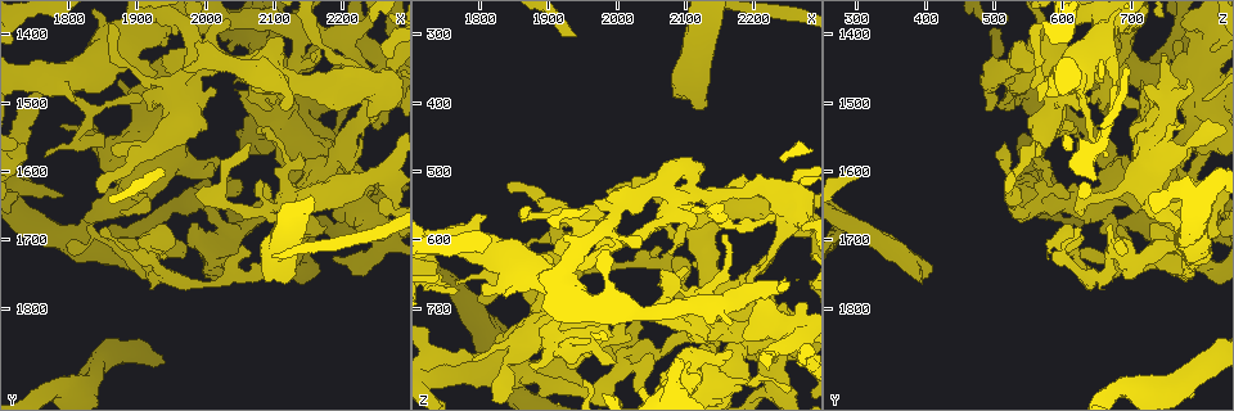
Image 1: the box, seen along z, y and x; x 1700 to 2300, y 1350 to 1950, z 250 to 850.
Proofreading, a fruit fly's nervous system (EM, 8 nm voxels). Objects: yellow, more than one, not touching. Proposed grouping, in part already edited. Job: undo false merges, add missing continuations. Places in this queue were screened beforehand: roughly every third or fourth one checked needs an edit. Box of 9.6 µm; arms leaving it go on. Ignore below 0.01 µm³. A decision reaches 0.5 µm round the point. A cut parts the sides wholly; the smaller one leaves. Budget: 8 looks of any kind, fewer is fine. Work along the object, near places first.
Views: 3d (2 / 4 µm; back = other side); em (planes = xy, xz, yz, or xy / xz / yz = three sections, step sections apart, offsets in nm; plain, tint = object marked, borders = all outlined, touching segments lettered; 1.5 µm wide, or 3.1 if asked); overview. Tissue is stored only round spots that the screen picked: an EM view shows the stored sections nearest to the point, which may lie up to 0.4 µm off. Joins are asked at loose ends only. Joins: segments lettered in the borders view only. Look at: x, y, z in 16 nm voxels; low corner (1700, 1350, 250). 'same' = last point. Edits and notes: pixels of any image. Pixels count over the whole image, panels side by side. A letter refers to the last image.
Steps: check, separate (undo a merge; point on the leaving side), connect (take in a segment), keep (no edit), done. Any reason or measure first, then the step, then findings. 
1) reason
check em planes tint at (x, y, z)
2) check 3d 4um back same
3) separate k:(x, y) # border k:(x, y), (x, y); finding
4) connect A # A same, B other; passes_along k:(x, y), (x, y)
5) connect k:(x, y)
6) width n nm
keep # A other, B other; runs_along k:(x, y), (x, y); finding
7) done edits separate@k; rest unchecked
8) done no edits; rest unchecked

thick turns thin
check 3d 2um back at (1915, 1725, 605)

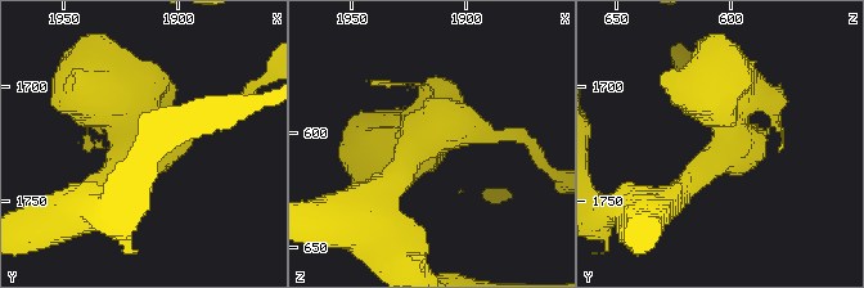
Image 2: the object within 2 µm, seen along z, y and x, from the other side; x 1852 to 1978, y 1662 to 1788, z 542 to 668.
check em planes tint at (1918, 1722, 599)

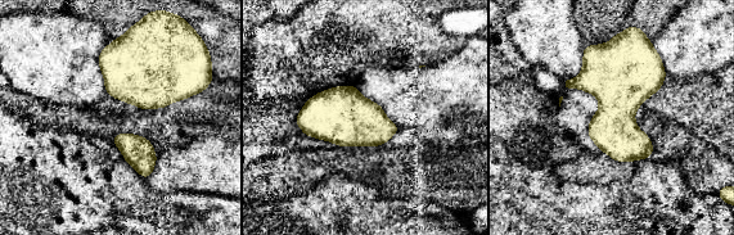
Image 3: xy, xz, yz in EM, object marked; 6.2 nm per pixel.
what lies round it
check em planes borders same

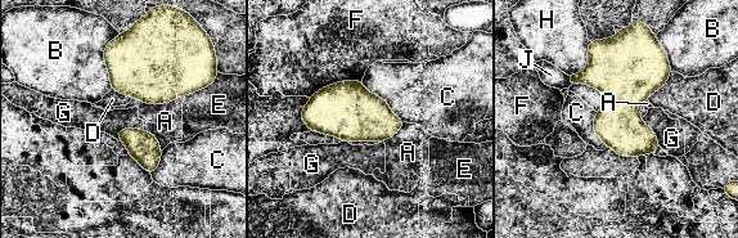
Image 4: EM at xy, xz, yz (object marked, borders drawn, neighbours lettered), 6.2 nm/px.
keep # A other, B other, C other, D other, E other, F other, G other, H other, J other; border 4:(120, 34), (103, 52), (111, 88); all the same neuron

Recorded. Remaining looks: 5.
branch stops here
check em planes borders at (1800, 1705, 690)

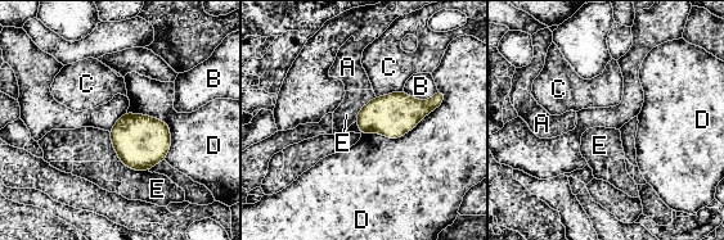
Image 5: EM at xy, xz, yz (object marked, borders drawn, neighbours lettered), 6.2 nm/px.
width 240 nm
keep # A other, B other, C other, D other, E other; none of them fits

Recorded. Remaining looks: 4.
branch stops here
check em yz step 4 borders at (2085, 1755, 390)

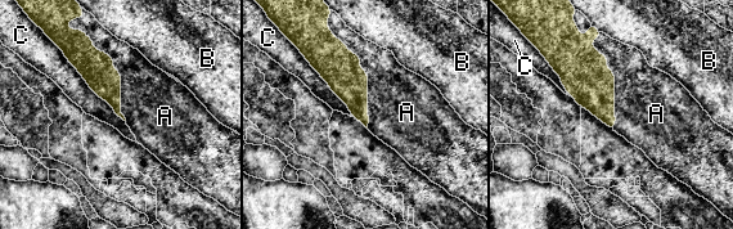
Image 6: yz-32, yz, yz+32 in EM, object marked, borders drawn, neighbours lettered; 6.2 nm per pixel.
cut it another way
check em xz step 8 borders same

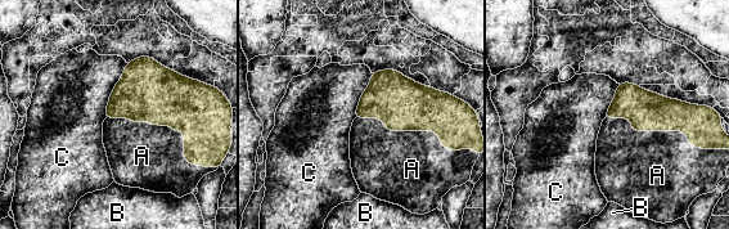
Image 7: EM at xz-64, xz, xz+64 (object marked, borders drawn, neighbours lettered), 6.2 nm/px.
connect A # A same, B other, C other; passes_along 7:(149, 91), (160, 125), (142, 156); the neuron continues

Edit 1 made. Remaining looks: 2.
done edits connect@7; rest unchecked

